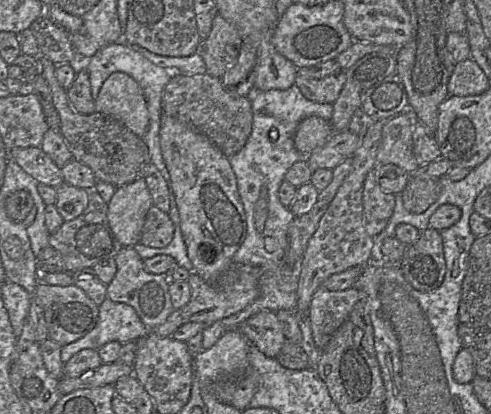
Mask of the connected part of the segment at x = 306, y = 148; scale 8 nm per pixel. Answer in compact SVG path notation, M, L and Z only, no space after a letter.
M309 116L299 123L294 136L294 146L303 158L307 158L313 151L322 147L333 134L331 121Z

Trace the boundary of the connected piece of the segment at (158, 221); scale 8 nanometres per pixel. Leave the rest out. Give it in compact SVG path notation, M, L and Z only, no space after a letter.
M152 205L148 210L139 243L153 248L164 248L172 240L174 224L168 213Z

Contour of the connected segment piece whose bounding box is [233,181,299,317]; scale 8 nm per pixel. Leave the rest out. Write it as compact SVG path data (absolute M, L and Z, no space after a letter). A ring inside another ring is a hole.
M237 181L237 189L244 207L247 231L246 237L233 256L233 264L247 264L262 269L259 278L259 295L250 303L245 311L250 317L263 310L277 312L279 310L296 311L299 265L287 267L284 255L288 246L288 228L295 216L289 207L281 204L278 194L266 191L265 186L246 188L245 181ZM251 201L256 201L256 211L253 215Z

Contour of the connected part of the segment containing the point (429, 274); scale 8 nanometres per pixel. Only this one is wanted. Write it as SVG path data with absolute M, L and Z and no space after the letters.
M427 228L410 246L400 262L406 281L420 292L431 292L442 284L446 273L446 261L440 231Z

